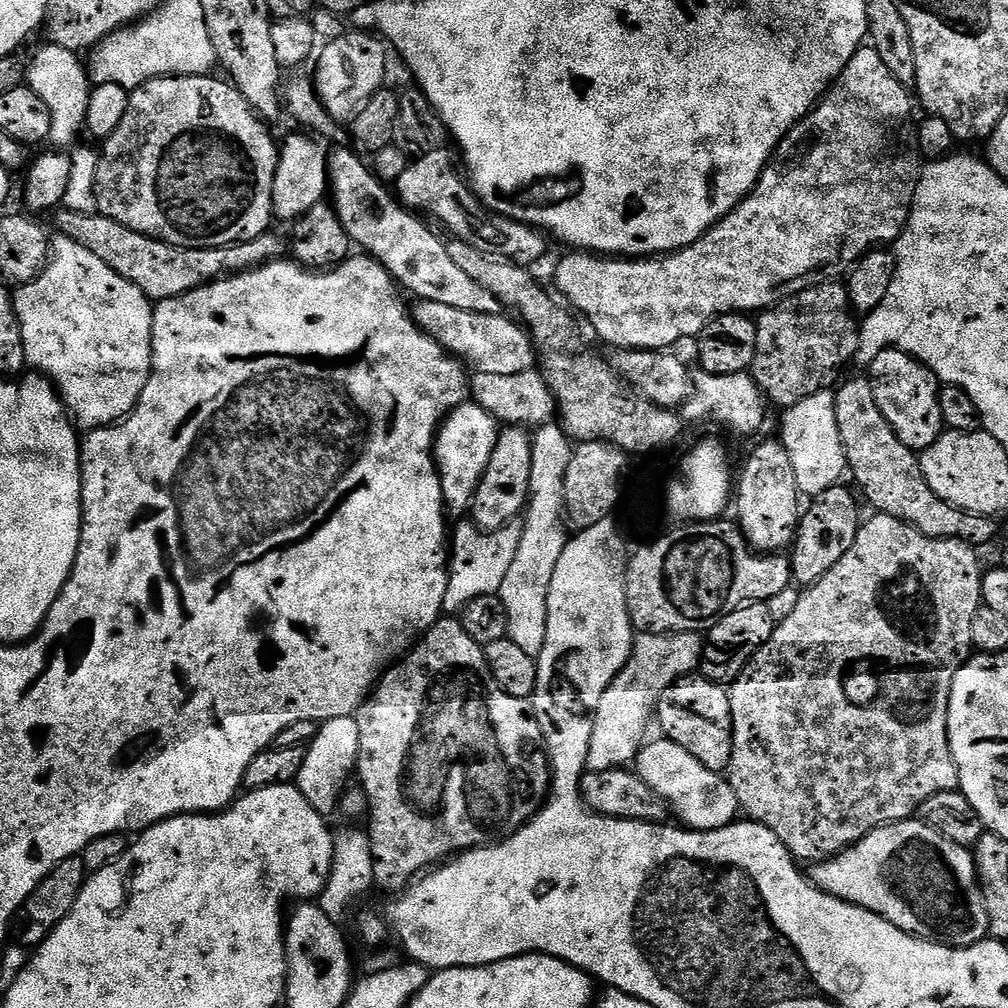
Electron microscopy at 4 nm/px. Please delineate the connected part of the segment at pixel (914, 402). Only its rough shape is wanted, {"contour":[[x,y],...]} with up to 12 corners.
{"contour":[[897,348],[867,365],[874,402],[919,454],[945,431],[942,385]]}

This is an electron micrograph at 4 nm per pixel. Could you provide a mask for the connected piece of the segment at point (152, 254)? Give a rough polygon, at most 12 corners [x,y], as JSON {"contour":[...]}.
{"contour":[[60,210],[86,246],[153,302],[281,259],[272,230],[183,248],[97,211]]}

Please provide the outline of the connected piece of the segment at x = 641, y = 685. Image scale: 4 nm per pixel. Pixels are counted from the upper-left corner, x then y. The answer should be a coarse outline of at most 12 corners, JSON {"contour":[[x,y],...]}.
{"contour":[[692,632],[641,633],[591,717],[587,771],[629,765],[699,665]]}

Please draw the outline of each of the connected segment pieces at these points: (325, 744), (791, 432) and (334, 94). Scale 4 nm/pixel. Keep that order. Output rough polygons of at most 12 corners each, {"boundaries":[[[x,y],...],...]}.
{"boundaries":[[[355,715],[323,721],[295,785],[331,817],[360,757]],[[835,393],[783,415],[780,441],[799,493],[837,485],[848,463]],[[334,37],[314,60],[318,98],[354,121],[385,87],[385,41]]]}

